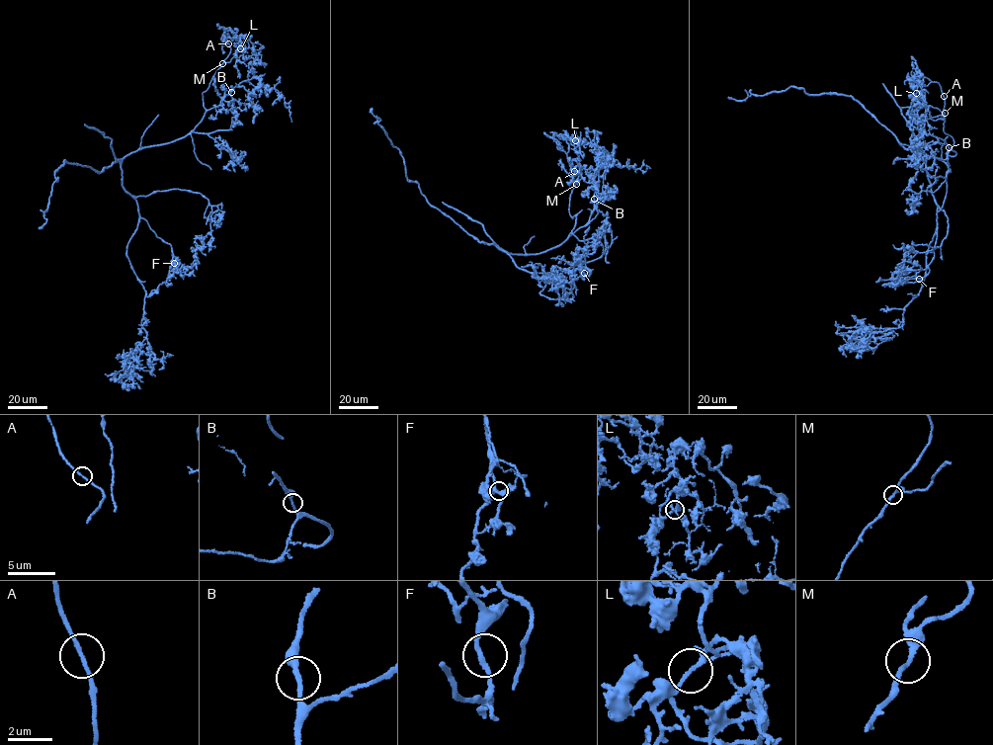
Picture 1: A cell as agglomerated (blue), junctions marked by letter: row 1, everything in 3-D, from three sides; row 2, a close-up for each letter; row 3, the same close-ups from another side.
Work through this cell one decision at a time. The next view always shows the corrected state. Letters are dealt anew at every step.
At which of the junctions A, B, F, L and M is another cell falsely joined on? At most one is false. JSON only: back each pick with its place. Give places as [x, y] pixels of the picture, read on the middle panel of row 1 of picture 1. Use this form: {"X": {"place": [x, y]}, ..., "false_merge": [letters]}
{"false_merge": []}

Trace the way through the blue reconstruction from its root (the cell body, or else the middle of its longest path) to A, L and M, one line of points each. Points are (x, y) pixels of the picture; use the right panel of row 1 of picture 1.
A: (949, 169), (951, 172), (947, 152), (953, 140), (944, 129), (944, 96)
L: (949, 169), (951, 172), (947, 152), (953, 140), (944, 131), (945, 114), (925, 105), (921, 93), (916, 94)
M: (949, 169), (951, 172), (947, 152), (953, 140), (944, 131), (945, 113)

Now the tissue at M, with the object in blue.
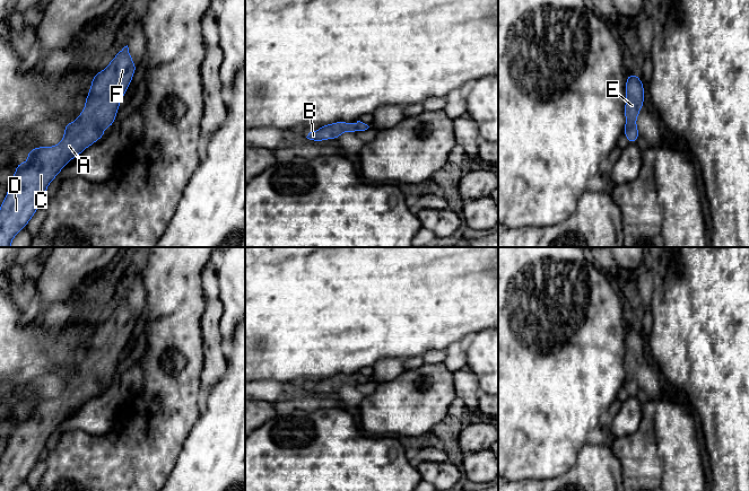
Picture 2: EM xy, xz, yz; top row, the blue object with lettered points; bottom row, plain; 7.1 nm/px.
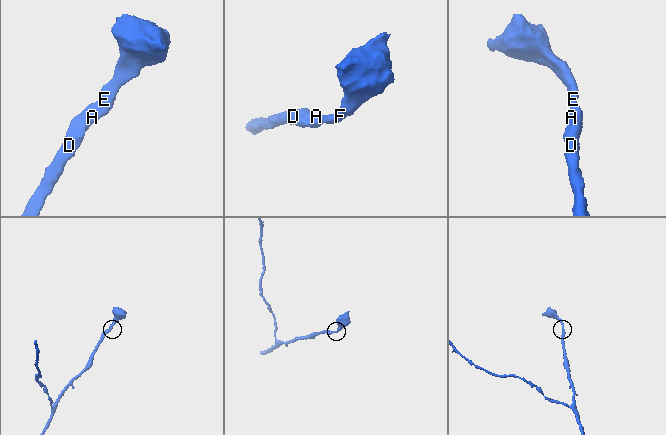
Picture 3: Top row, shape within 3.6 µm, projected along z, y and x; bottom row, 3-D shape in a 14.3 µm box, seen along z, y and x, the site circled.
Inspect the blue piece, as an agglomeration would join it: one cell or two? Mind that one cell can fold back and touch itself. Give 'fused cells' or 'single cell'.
single cell

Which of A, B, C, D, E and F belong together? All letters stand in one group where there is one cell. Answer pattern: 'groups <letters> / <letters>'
groups A B C D E F

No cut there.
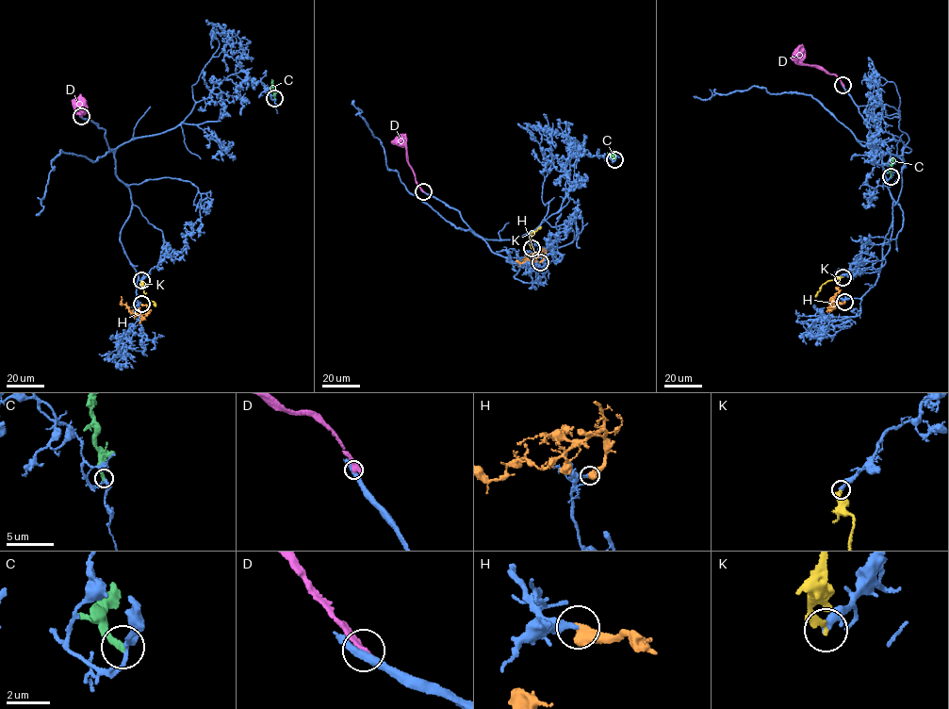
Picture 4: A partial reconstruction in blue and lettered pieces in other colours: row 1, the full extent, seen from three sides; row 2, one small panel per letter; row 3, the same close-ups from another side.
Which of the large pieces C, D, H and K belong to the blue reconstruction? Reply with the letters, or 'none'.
H

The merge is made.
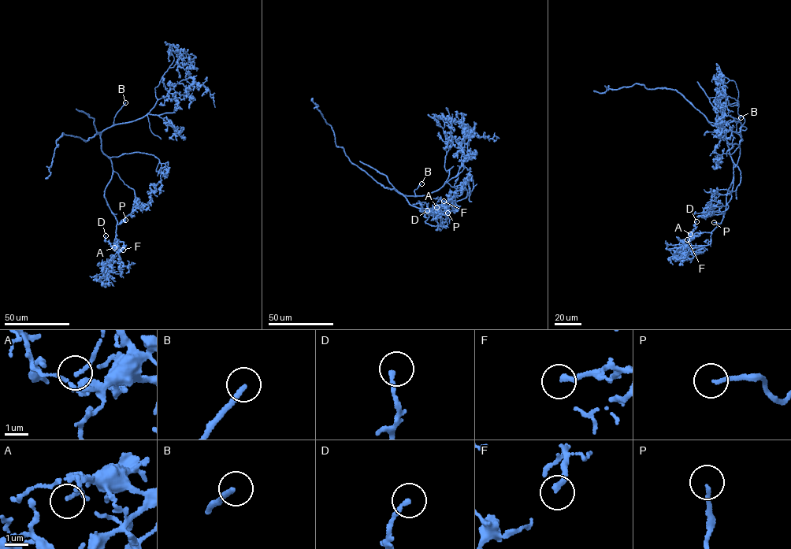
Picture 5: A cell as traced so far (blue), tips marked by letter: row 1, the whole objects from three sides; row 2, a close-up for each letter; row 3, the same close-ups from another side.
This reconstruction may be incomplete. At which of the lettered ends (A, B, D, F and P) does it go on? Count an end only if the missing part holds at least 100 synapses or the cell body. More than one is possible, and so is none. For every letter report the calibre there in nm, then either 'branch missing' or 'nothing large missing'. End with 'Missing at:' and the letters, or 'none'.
A: 150 nm | nothing large missing
B: 240 nm | branch missing
D: 180 nm | nothing large missing
F: 240 nm | nothing large missing
P: 160 nm | branch missing
Missing at: B, P

